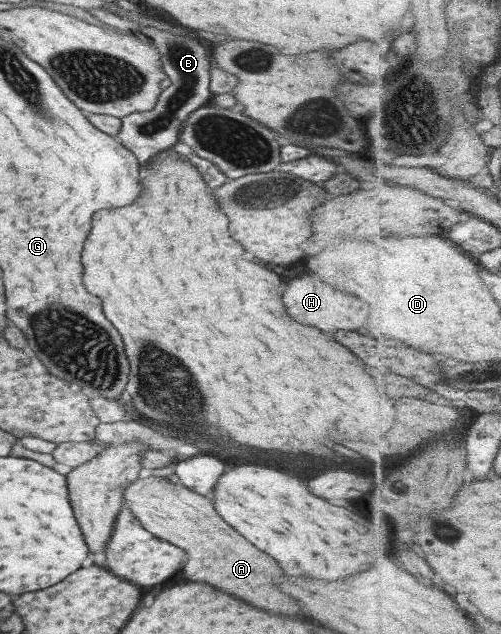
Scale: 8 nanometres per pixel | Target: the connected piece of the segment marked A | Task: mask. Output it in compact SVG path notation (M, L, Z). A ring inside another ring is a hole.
M147 475L145 479L138 477L125 486L123 497L125 505L147 531L187 551L183 573L191 581L207 581L207 585L215 585L215 589L227 589L227 593L243 597L255 607L275 609L275 613L295 613L295 609L299 609L299 605L275 585L283 575L277 563L229 527L215 513L213 502L207 495L195 493L183 484L171 483L164 477Z

